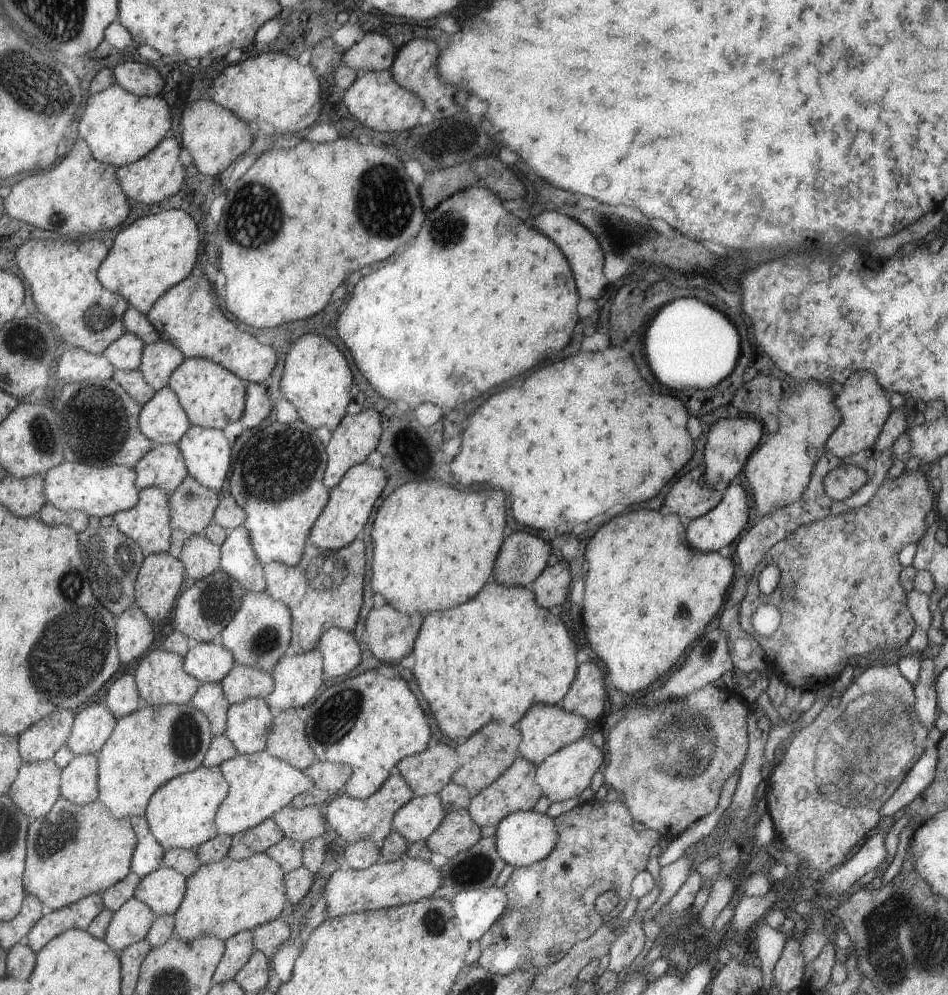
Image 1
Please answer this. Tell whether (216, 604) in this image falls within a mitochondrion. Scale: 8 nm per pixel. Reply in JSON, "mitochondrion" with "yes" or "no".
{"mitochondrion":"yes"}

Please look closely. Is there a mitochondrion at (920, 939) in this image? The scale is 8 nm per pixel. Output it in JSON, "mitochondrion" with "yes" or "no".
{"mitochondrion":"yes"}

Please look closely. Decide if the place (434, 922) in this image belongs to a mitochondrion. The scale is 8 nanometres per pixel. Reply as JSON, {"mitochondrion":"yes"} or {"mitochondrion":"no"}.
{"mitochondrion":"yes"}

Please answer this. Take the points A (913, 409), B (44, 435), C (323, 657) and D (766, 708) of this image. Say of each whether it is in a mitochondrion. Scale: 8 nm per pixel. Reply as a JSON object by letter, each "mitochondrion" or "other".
{"A":"other","B":"mitochondrion","C":"other","D":"other"}

